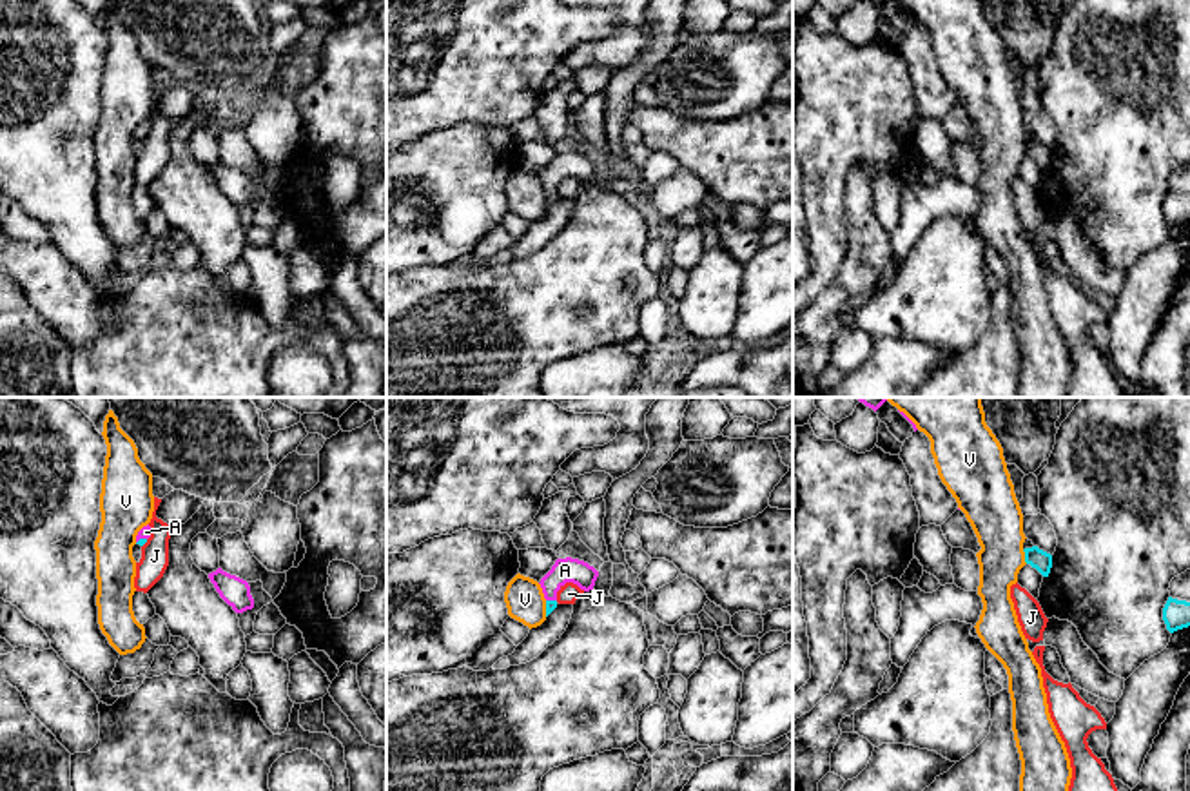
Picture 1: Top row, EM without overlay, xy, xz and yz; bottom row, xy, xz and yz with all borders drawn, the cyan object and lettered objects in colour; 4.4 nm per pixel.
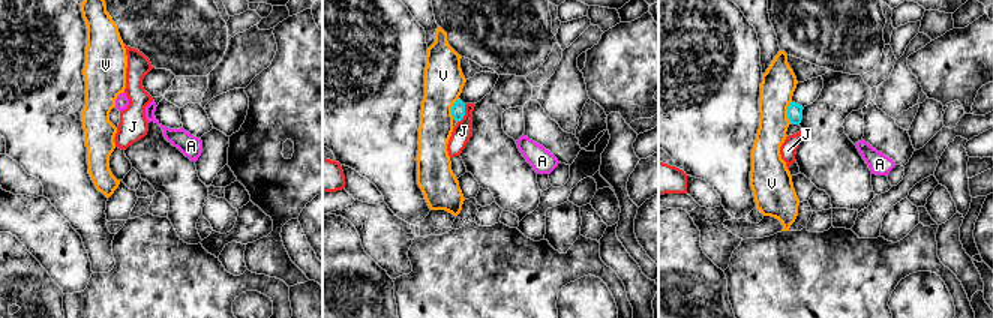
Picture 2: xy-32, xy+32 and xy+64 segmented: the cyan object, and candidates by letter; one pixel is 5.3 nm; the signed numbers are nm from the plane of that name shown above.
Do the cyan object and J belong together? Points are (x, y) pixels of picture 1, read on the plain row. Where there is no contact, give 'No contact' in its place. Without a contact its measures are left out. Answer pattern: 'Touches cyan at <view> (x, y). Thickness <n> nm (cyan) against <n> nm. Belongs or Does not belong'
Touches cyan at xy (146, 135). Thickness 30 nm (cyan) against 130 nm. Does not belong

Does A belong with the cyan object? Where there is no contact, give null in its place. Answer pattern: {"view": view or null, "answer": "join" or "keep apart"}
{"view": "xy", "answer": "join"}

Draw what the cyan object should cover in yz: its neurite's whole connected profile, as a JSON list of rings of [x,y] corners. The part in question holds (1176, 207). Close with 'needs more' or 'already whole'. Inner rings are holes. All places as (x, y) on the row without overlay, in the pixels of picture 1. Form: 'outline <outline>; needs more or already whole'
outline [[[1168,190],[1163,201],[1163,214],[1170,227],[1190,220],[1190,196]]]; already whole

